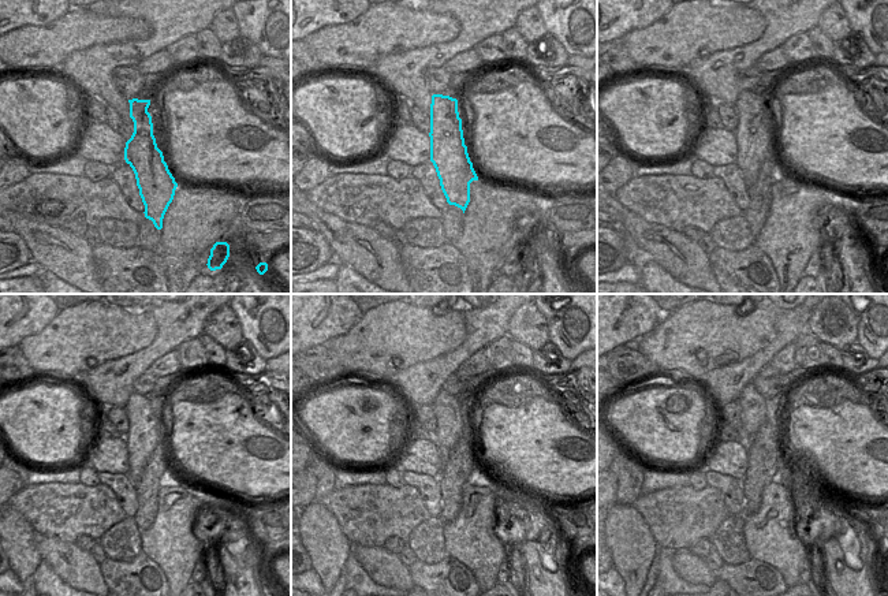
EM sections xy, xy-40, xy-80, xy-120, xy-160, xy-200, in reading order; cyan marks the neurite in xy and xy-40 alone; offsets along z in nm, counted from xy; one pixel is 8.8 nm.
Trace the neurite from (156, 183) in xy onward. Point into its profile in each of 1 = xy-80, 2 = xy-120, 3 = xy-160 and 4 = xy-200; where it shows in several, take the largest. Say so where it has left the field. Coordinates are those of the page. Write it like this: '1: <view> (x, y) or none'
1: xy-80 (754, 133)
2: xy-120 (145, 434)
3: xy-160 (450, 425)
4: xy-200 (754, 406)

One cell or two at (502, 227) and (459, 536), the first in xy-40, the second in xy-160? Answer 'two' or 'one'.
one

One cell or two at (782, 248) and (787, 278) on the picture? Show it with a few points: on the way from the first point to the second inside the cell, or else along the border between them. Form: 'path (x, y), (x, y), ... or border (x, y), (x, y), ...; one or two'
path (787, 254), (787, 271); one

